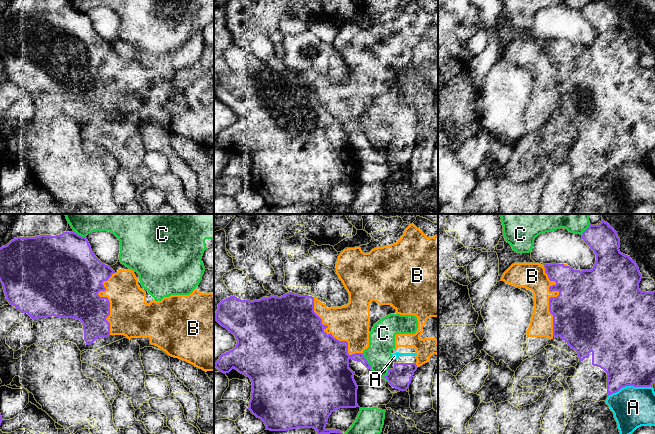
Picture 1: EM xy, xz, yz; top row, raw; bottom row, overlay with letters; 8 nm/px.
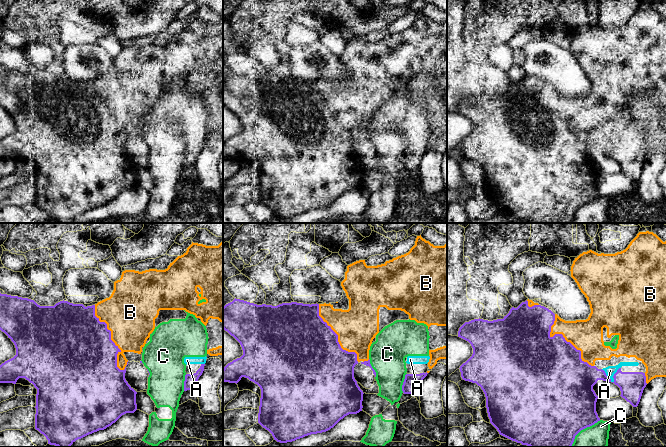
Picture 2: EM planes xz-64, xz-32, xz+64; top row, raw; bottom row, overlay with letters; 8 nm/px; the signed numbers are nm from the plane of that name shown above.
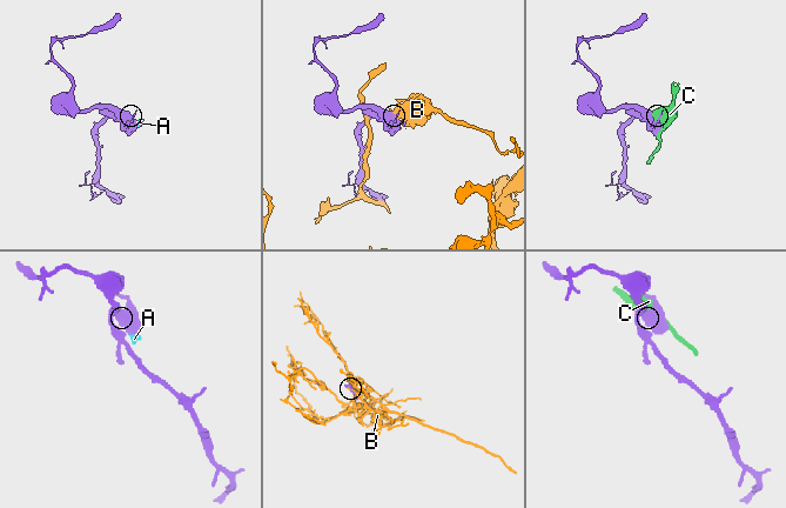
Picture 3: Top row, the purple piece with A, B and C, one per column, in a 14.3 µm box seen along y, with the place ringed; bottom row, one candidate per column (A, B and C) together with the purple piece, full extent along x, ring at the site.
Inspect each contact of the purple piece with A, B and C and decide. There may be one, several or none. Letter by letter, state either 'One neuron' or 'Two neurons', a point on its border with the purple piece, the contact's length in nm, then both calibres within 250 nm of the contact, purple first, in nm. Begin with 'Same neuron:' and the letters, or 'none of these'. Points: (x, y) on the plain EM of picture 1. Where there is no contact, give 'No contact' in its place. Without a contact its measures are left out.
Same neuron: none of these
A: Two neurons. Touches purple at yz (629, 161). Shared border 360 nm. Thickness 440 nm (purple) against 320 nm
B: Two neurons. Touches purple at yz (555, 73). Shared border 600 nm. Thickness 480 nm (purple) against 220 nm
C: Two neurons. Touches purple at xz (367, 137). Shared border 150 nm. Thickness 200 nm (purple) against 200 nm

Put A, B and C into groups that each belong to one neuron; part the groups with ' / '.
A C / B

